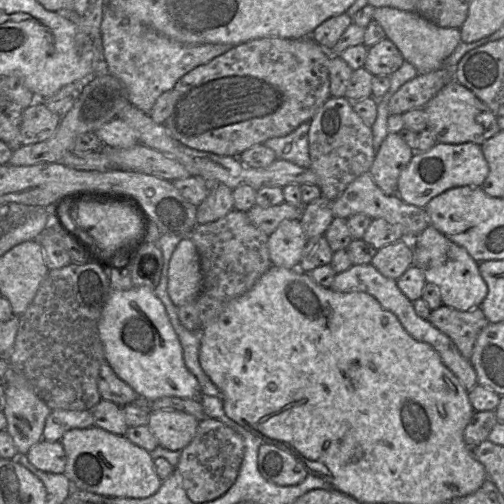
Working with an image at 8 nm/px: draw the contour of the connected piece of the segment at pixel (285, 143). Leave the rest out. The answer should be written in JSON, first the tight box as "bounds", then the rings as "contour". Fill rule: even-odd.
{"bounds":[264,121,310,168],"contour":[[[310,121],[304,122],[286,136],[266,140],[264,145],[274,151],[277,160],[285,160],[303,168],[310,168],[310,125]]]}

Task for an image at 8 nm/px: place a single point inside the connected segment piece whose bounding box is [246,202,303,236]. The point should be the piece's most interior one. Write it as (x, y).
(267, 220)

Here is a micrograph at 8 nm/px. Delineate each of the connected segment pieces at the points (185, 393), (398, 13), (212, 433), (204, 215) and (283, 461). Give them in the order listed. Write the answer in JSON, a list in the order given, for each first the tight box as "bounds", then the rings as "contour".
[{"bounds":[98,287,201,401],"contour":[[[148,287],[112,290],[98,322],[105,360],[116,375],[145,401],[163,397],[198,399],[201,388],[187,369],[183,350],[162,302]]]},{"bounds":[373,7,462,74],"contour":[[[378,7],[373,12],[373,20],[381,25],[386,38],[395,44],[404,60],[412,64],[419,74],[427,74],[441,69],[444,60],[453,53],[462,41],[460,29],[440,27],[409,11],[392,7]]]},{"bounds":[175,417,244,503],"contour":[[[205,417],[200,420],[193,440],[180,452],[175,471],[182,476],[183,488],[194,503],[213,501],[234,484],[244,458],[242,437],[224,423]]]},{"bounds":[197,184,234,224],"contour":[[[211,184],[207,198],[197,207],[197,224],[208,224],[234,210],[233,190],[224,184]]]},{"bounds":[258,443,308,486],"contour":[[[266,443],[258,450],[258,470],[263,478],[278,486],[294,486],[308,476],[305,466],[297,458]]]}]

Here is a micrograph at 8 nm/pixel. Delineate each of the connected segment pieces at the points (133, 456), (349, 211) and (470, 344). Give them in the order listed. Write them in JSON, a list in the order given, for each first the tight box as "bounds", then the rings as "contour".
[{"bounds":[60,426,162,498],"contour":[[[92,426],[68,430],[60,442],[67,456],[64,474],[81,490],[106,497],[147,498],[154,495],[162,484],[150,453],[125,436]]]},{"bounds":[332,172,430,239],"contour":[[[366,172],[352,181],[332,202],[333,217],[348,219],[355,214],[364,214],[371,219],[382,218],[389,223],[398,226],[403,232],[403,238],[415,239],[429,225],[430,219],[425,208],[405,203],[397,193],[394,195],[385,194],[375,183],[369,172]]]},{"bounds":[427,305,488,359],"contour":[[[441,305],[432,310],[427,319],[454,342],[466,359],[470,359],[472,356],[476,339],[488,324],[480,307],[469,311],[460,311]]]}]

